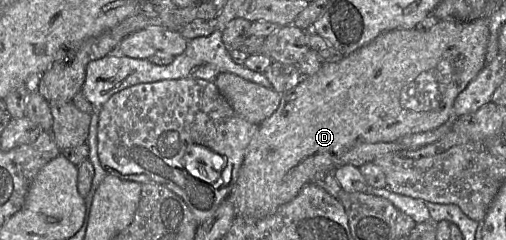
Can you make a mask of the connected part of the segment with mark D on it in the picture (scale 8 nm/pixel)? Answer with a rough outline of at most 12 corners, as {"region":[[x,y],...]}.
{"region":[[487,17],[390,30],[259,125],[226,198],[259,220],[356,143],[453,120]]}

